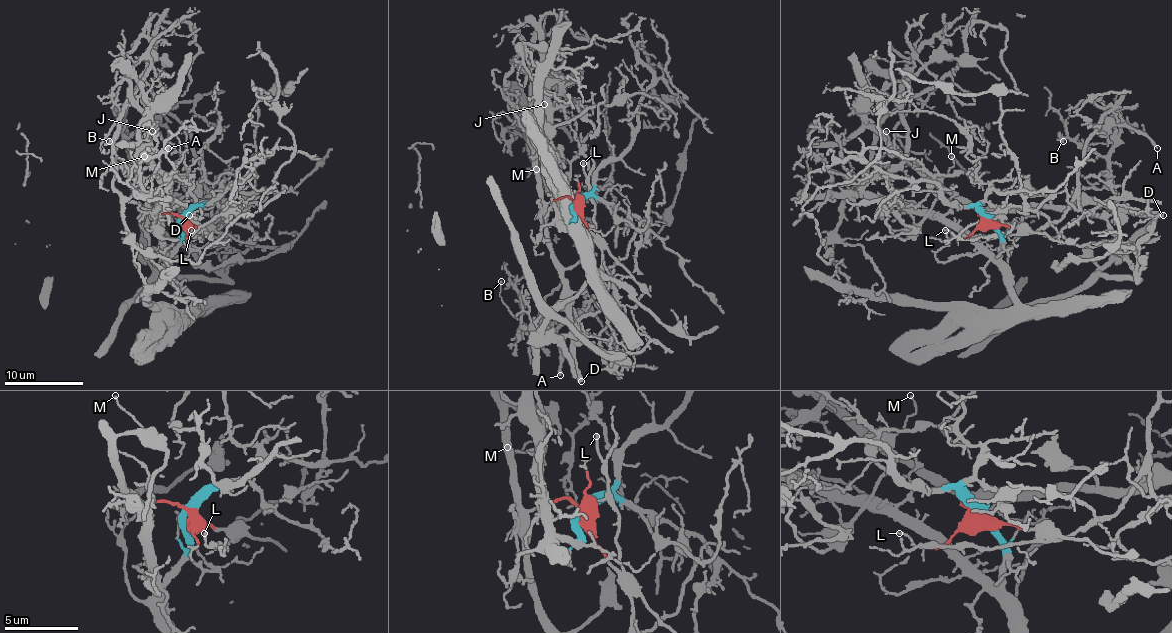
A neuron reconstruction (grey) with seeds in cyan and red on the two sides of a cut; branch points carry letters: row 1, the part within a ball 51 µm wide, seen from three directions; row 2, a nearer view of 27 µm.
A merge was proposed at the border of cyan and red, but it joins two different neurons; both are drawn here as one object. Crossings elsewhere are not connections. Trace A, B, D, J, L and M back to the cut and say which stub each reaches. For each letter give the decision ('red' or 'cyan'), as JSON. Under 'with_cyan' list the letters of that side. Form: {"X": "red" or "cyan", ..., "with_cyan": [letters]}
{"A": "red", "B": "red", "D": "red", "J": "red", "L": "red", "M": "red", "with_cyan": []}

